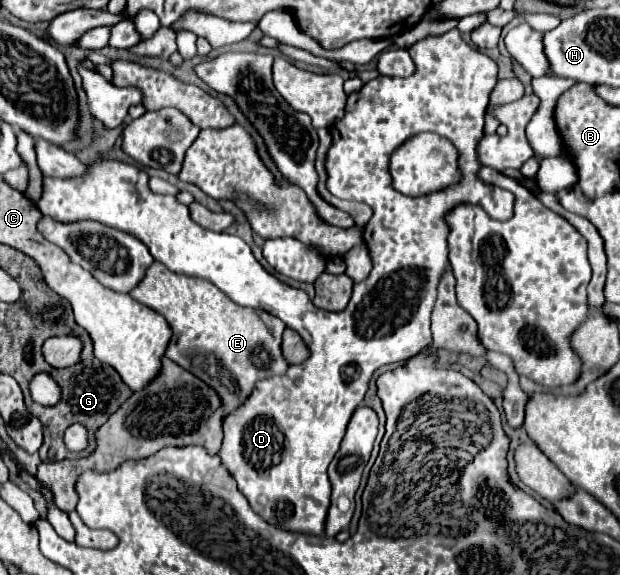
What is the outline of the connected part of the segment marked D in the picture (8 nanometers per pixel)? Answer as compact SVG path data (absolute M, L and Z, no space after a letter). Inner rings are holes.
M450 30L442 36L424 38L418 44L410 46L408 52L416 64L412 76L378 76L366 82L358 92L348 96L344 118L330 128L334 142L326 156L328 190L344 200L366 202L374 210L370 222L364 226L364 242L368 244L374 268L364 282L354 286L348 306L340 312L316 308L304 290L290 288L288 284L280 282L276 276L266 272L242 238L230 236L226 232L218 234L206 230L190 218L188 206L180 204L174 196L152 194L148 188L148 174L140 166L130 166L106 158L88 166L90 172L82 178L44 178L44 194L38 200L40 212L52 216L54 220L60 220L62 224L94 220L136 236L140 242L148 246L150 254L172 272L210 280L236 304L248 308L262 308L278 316L288 328L296 330L302 336L302 340L312 352L310 358L298 366L292 366L282 376L272 376L256 384L252 396L224 422L226 428L220 450L222 464L226 466L226 470L232 472L232 478L238 482L238 490L246 496L252 510L274 528L286 532L300 532L312 536L324 534L324 520L330 506L332 490L326 468L338 452L352 412L356 410L356 406L360 406L368 390L368 380L380 366L404 362L406 358L414 356L432 342L430 312L436 302L438 282L448 268L448 212L460 204L474 204L482 206L492 218L500 221L510 220L514 216L514 194L504 188L486 184L478 178L478 170L482 168L482 164L478 164L476 148L484 134L484 112L488 106L488 96L496 84L498 64L486 54L480 54L476 48L466 44L458 30ZM406 132L436 132L452 140L452 144L458 148L462 156L462 180L458 184L452 184L444 190L426 196L412 198L398 194L392 186L390 156L394 148L406 142Z

